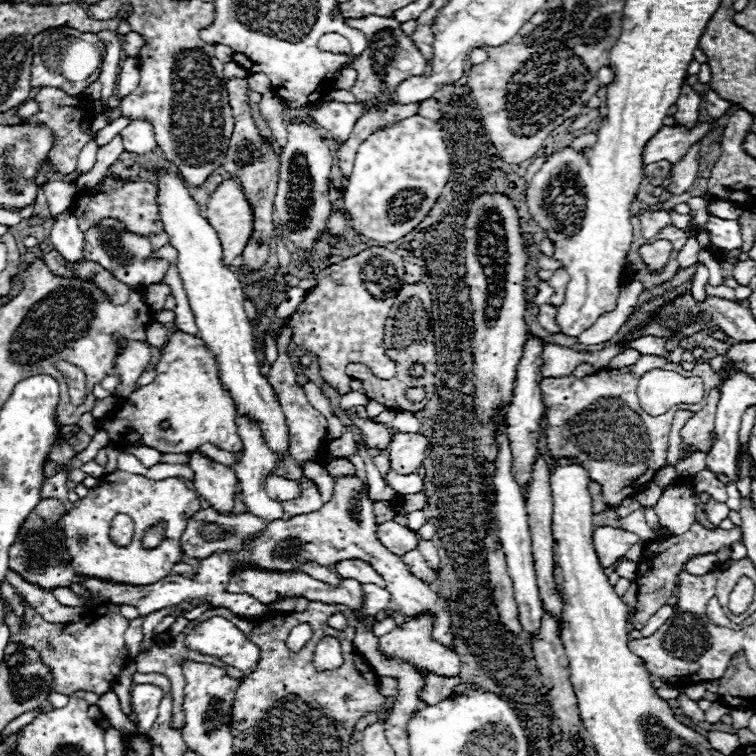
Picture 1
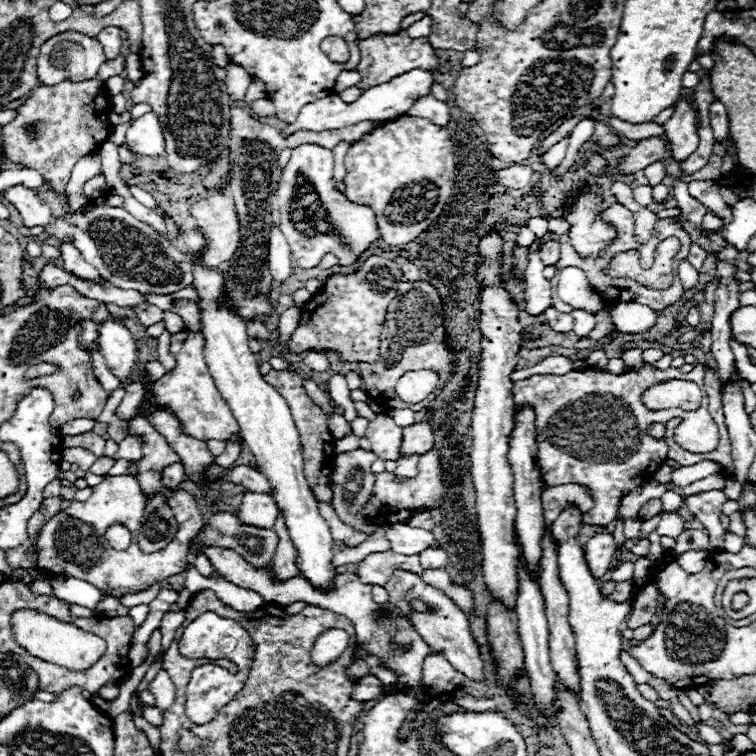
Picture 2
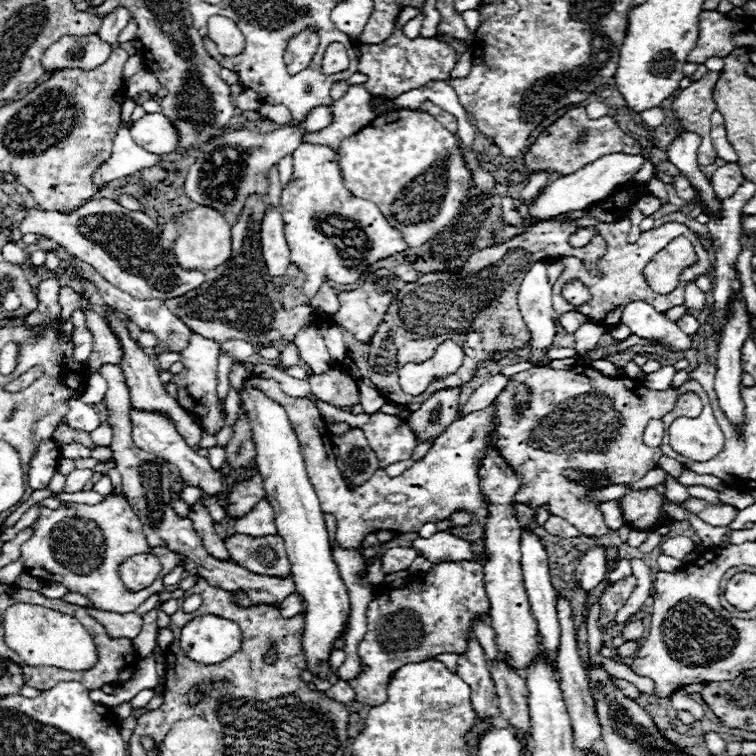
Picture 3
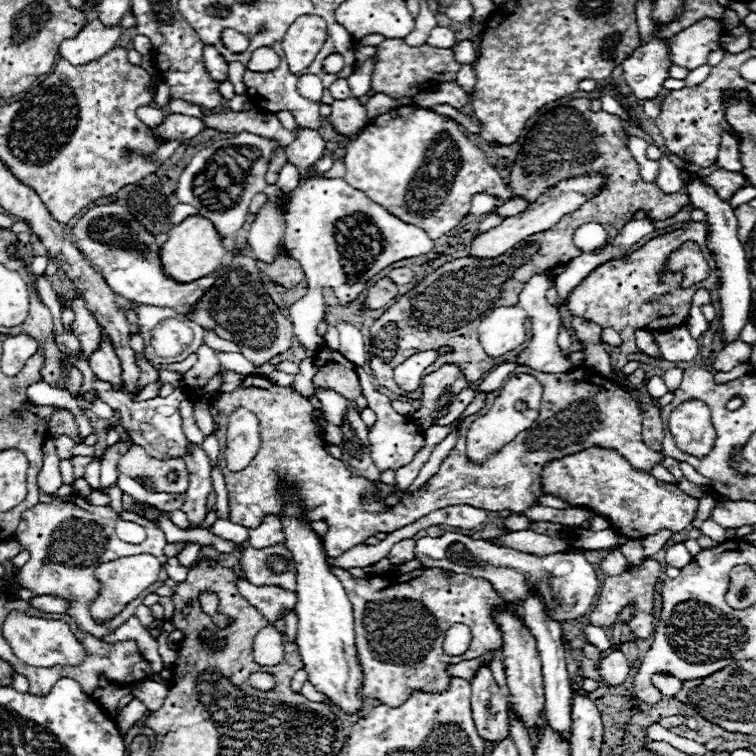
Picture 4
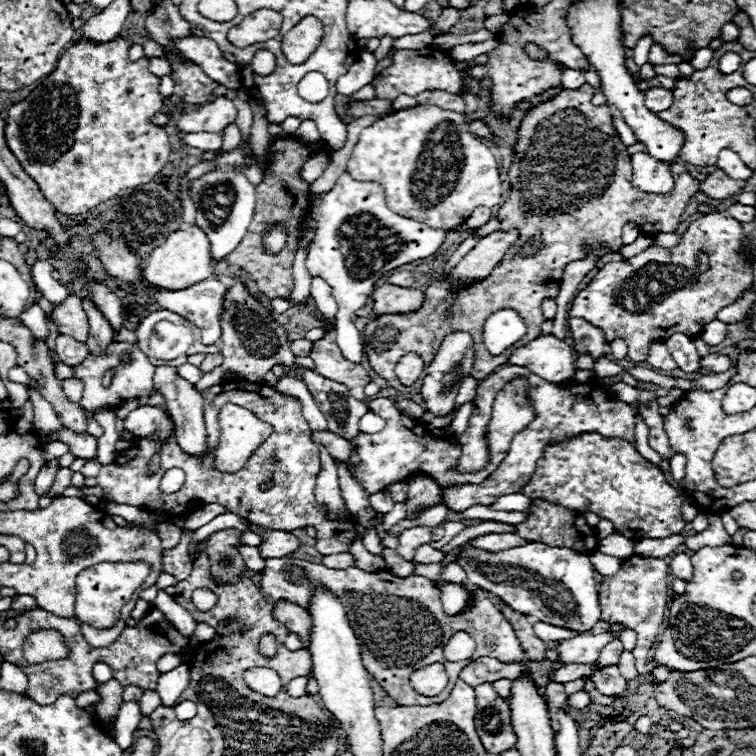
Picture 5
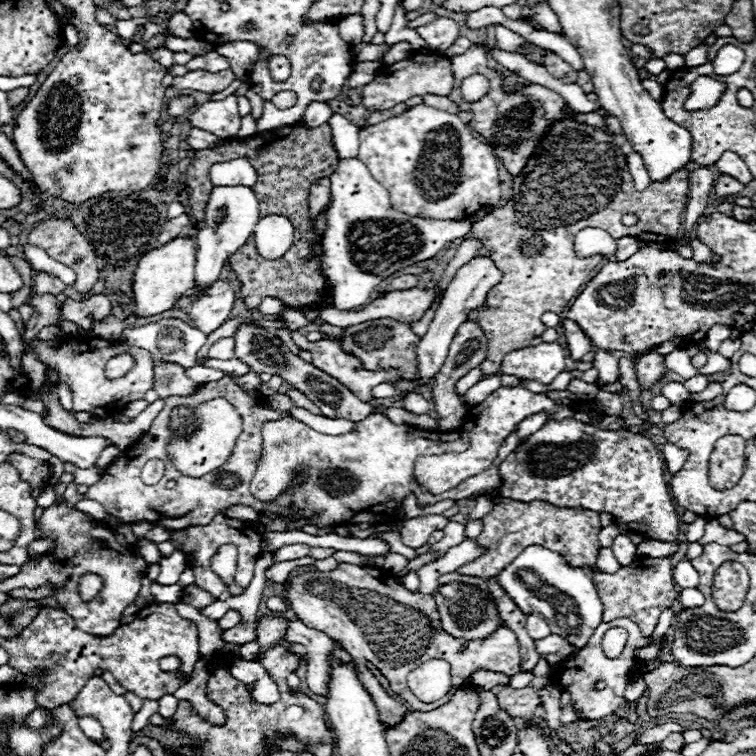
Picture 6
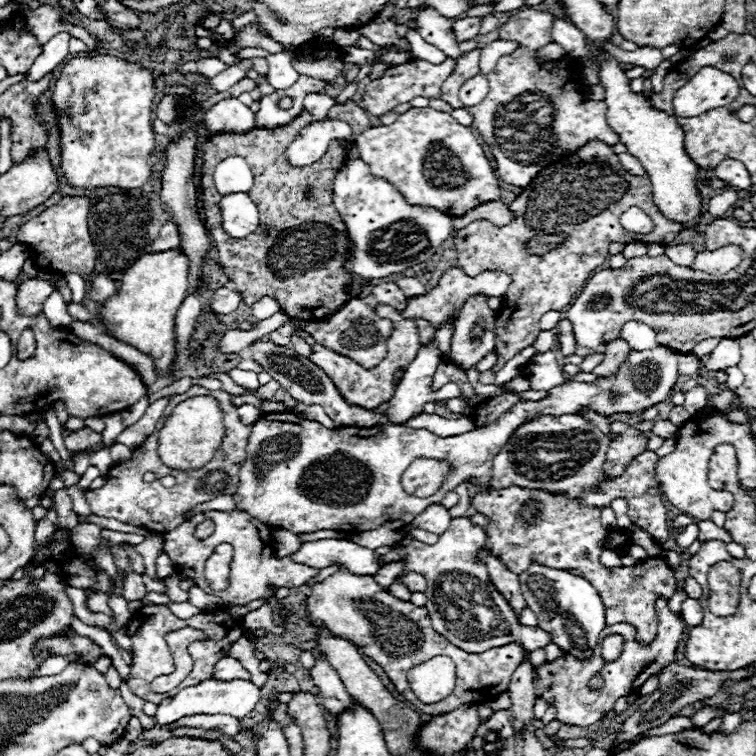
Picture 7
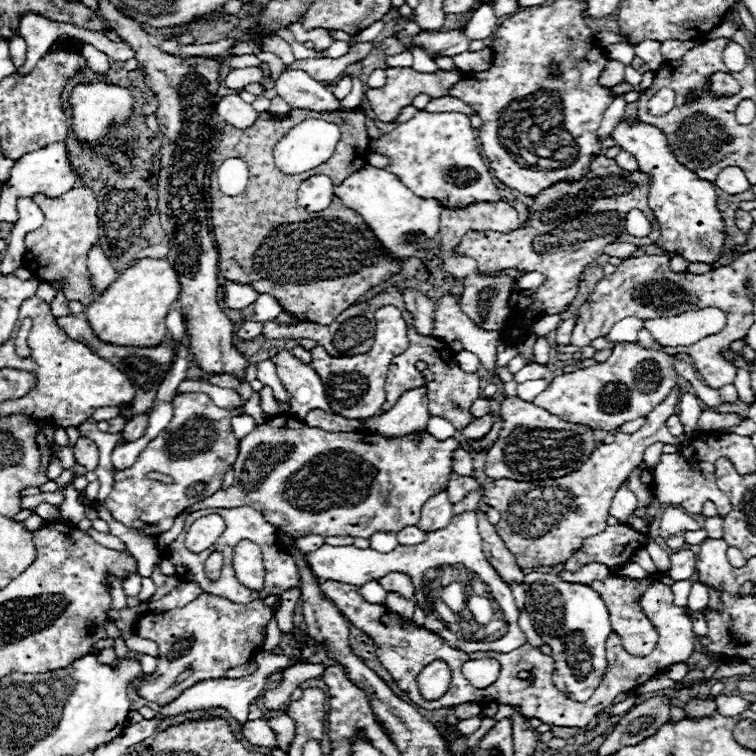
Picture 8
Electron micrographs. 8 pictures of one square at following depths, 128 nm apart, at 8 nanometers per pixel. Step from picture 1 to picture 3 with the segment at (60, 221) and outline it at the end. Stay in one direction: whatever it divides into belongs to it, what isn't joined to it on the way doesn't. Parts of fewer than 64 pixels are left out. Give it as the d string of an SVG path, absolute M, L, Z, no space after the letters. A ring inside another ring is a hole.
M72 258L72 260L70 260L70 266L72 266L72 270L74 270L82 280L86 280L88 284L92 284L92 286L98 290L98 294L104 298L104 302L106 302L108 306L112 306L112 308L124 312L132 322L136 322L136 324L140 326L140 330L154 332L160 342L164 342L166 336L168 336L168 344L170 344L170 346L174 346L174 344L176 344L176 346L186 346L186 344L188 344L188 338L192 336L192 330L190 330L180 318L176 318L176 316L162 304L162 300L134 300L134 298L128 296L126 292L120 292L116 286L108 284L92 266L84 264L82 260L78 262L78 260Z

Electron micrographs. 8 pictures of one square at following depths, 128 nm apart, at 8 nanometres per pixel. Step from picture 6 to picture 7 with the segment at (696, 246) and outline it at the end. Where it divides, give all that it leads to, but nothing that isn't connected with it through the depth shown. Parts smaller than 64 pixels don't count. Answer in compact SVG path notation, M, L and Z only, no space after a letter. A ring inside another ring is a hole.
M724 246L718 250L700 250L691 268L708 274L724 274L735 268L742 260L743 249L740 246Z

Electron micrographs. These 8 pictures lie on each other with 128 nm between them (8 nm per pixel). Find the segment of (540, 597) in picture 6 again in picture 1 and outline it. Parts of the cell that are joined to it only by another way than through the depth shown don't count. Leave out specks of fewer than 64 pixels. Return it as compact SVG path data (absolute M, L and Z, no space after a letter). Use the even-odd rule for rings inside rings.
M384 522L378 526L378 538L382 544L393 554L403 556L416 548L418 540L412 530L402 528L396 522ZM598 526L594 532L594 544L596 552L600 556L600 564L608 568L618 558L622 558L634 544L638 544L640 538L632 532L626 532L622 528L612 526Z

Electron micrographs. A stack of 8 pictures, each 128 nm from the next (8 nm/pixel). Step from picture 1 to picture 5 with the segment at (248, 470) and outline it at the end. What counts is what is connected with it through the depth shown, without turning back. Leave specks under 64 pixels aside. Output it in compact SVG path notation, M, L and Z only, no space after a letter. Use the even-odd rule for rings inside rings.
M268 530L260 536L262 536L262 544L260 544L262 558L282 558L286 554L292 554L300 546L298 538L284 530Z

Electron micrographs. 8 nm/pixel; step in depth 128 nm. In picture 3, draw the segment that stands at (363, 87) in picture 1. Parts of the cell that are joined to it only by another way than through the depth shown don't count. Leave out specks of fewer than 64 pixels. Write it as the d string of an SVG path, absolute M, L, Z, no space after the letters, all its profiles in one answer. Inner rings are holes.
M404 8L398 17L394 36L384 40L384 44L360 44L360 42L356 42L356 46L362 52L358 72L368 76L364 87L373 96L382 95L396 98L404 92L423 86L430 80L448 80L448 76L456 64L454 48L450 48L444 42L438 42L436 38L414 38L412 40L412 38L406 38L402 34L404 24L420 13L422 13L421 10L417 8Z

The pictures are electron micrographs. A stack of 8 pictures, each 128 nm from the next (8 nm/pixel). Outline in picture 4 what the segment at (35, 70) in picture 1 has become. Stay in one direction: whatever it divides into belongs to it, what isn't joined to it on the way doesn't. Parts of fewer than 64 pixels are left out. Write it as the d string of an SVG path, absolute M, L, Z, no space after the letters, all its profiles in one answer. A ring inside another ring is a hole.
M92 20L80 32L80 36L64 40L58 48L58 54L60 54L60 58L70 60L70 64L82 66L92 60L98 60L100 56L104 56L104 52L112 50L116 40L120 38L120 34L122 34L120 26L104 28L104 24L100 20Z

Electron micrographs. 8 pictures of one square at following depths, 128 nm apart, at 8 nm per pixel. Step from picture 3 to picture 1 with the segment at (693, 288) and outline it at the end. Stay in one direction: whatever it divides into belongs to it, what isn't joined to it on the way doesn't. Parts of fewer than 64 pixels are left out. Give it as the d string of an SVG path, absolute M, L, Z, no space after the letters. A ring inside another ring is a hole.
M690 238L688 244L684 244L684 248L678 252L678 264L682 268L688 268L688 266L696 264L698 262L698 252L700 252L698 240L696 238Z

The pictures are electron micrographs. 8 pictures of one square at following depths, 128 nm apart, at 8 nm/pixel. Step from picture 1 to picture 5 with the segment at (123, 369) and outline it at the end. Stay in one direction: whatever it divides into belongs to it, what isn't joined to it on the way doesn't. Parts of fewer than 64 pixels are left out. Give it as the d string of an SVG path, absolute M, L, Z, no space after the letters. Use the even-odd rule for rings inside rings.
M68 296L64 304L56 306L56 310L51 315L51 320L56 324L60 334L74 336L80 342L88 340L90 328L88 328L86 312L82 308L82 298Z

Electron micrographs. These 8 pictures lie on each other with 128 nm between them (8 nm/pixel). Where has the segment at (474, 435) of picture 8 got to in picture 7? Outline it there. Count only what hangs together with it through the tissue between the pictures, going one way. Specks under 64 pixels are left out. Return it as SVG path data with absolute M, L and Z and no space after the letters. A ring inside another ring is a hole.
M426 412L410 418L402 426L424 428L424 430L430 430L432 434L438 434L438 436L452 436L452 434L456 436L456 434L464 434L464 432L470 432L476 428L472 418L468 418L468 416L462 416L458 420L446 420L446 418L440 418L436 414L426 414Z

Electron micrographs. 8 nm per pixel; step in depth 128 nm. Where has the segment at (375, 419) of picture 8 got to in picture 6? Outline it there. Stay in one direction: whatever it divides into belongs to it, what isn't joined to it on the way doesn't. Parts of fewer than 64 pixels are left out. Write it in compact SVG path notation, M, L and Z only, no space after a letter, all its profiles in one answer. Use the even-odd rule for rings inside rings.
M474 256L468 264L464 264L462 268L458 268L456 276L452 278L452 282L448 284L444 298L436 310L436 316L428 328L428 332L424 334L424 338L420 340L416 354L418 354L418 374L420 374L420 382L430 382L434 378L434 374L440 370L440 366L444 364L444 358L448 354L450 342L458 330L458 326L466 320L468 312L482 306L486 300L488 290L500 282L500 270L496 268L496 264L492 262L490 256Z

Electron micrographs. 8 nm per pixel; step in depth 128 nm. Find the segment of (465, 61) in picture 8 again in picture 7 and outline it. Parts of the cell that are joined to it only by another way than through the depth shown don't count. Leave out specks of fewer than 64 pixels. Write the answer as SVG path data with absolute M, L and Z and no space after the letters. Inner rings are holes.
M425 8L420 11L416 19L416 30L424 36L424 40L438 50L442 50L448 58L458 58L462 50L458 48L456 36L452 32L452 20L440 16L434 8ZM496 40L492 44L488 44L484 50L482 50L482 58L480 58L480 68L484 74L488 74L500 56L504 54L510 54L510 52L516 52L518 50L518 44L512 44L512 42L506 42L506 40Z

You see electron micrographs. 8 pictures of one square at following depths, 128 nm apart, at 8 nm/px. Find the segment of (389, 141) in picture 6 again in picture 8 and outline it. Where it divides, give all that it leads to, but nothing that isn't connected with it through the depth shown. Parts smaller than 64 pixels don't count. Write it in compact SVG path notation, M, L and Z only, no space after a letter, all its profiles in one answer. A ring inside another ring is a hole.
M418 110L408 122L402 122L392 132L382 134L376 140L370 140L368 146L370 146L370 152L378 152L388 158L386 170L392 172L402 184L408 184L408 188L412 188L416 196L434 198L444 208L464 208L476 202L498 202L500 200L500 190L496 188L492 180L492 172L476 148L476 134L466 114L436 114L436 112Z

